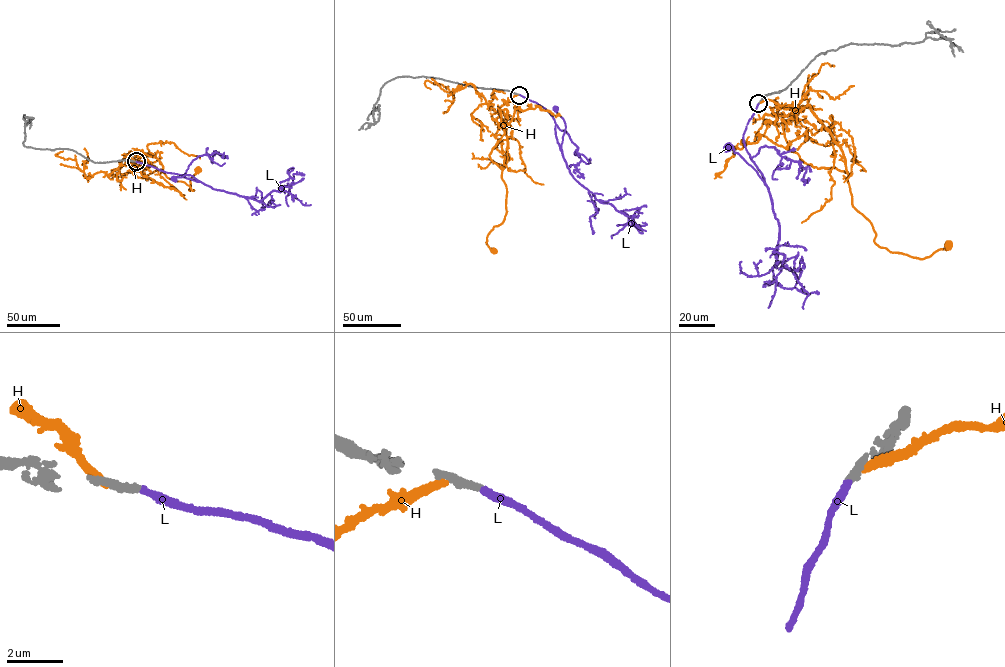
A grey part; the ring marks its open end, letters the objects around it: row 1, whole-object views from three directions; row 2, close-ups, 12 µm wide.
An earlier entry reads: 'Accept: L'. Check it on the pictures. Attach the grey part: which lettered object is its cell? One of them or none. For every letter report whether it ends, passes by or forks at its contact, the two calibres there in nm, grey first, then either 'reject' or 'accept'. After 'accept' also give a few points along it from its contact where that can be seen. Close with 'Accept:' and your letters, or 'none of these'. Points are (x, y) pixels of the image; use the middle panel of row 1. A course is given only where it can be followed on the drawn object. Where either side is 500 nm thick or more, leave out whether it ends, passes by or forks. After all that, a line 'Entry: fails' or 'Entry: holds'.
H: it ends; calibres 300 and 280 nm; reject
L: it ends; calibres 280 and 280 nm; accept; course (519, 94), (550, 113), (561, 150), (565, 126), (555, 108)
Accept: L
Entry: holds

